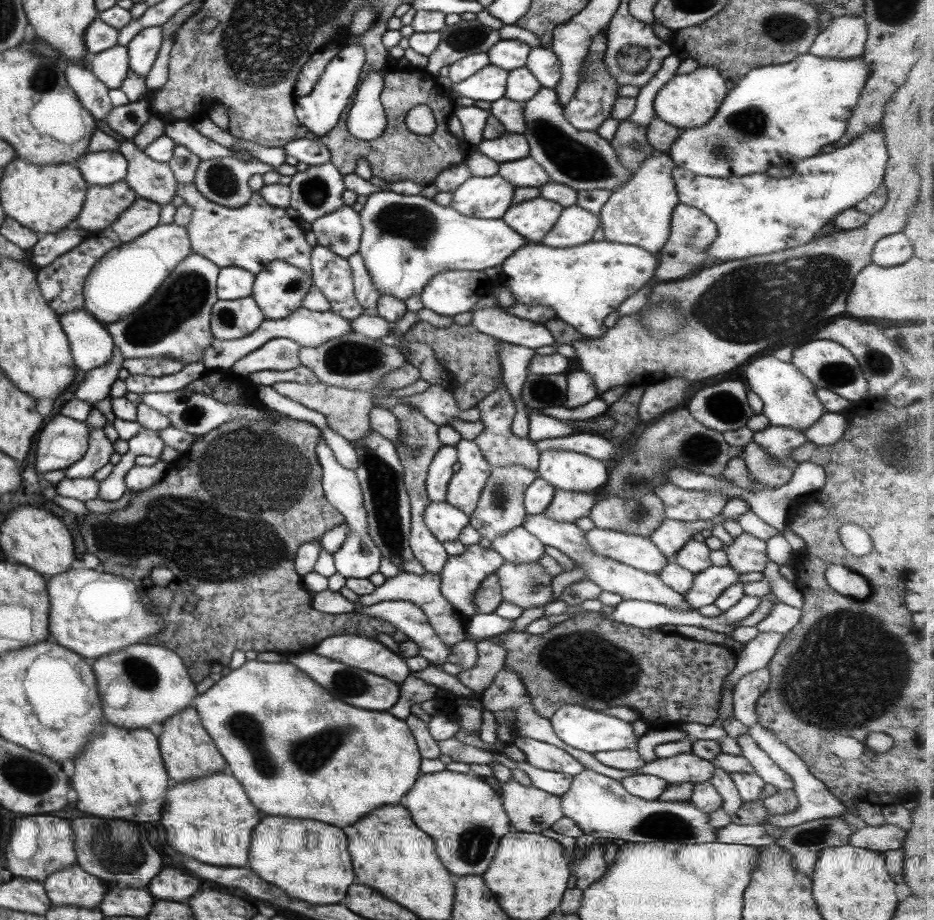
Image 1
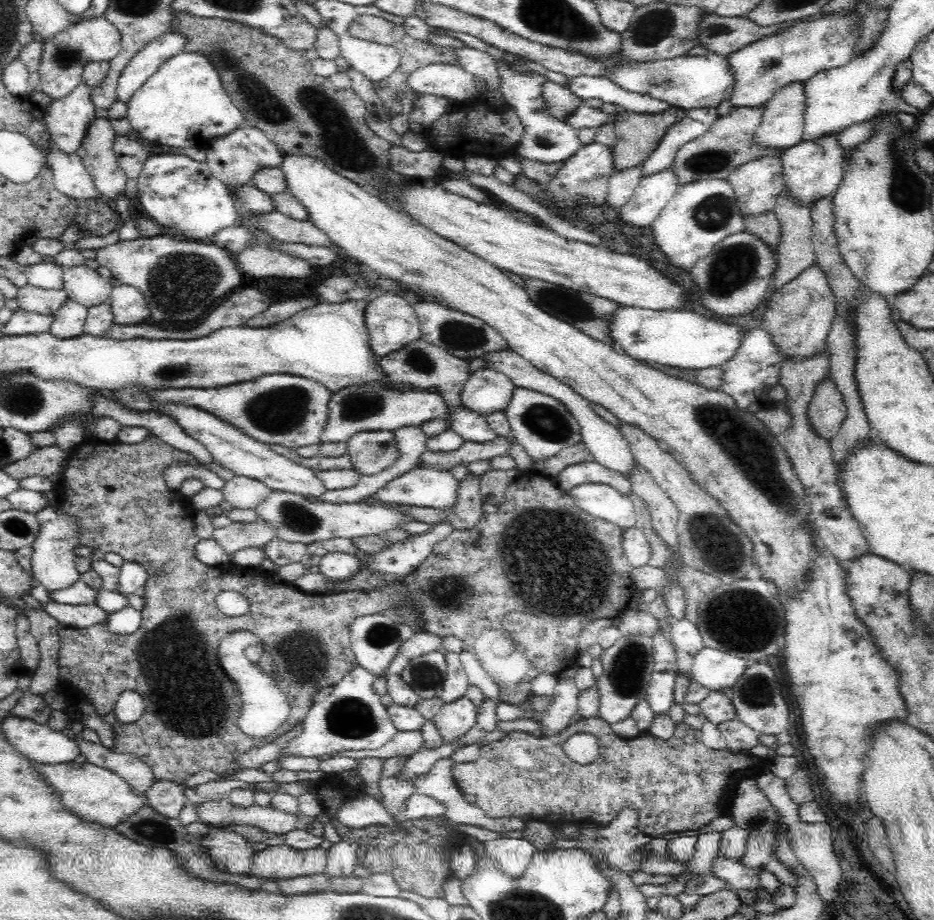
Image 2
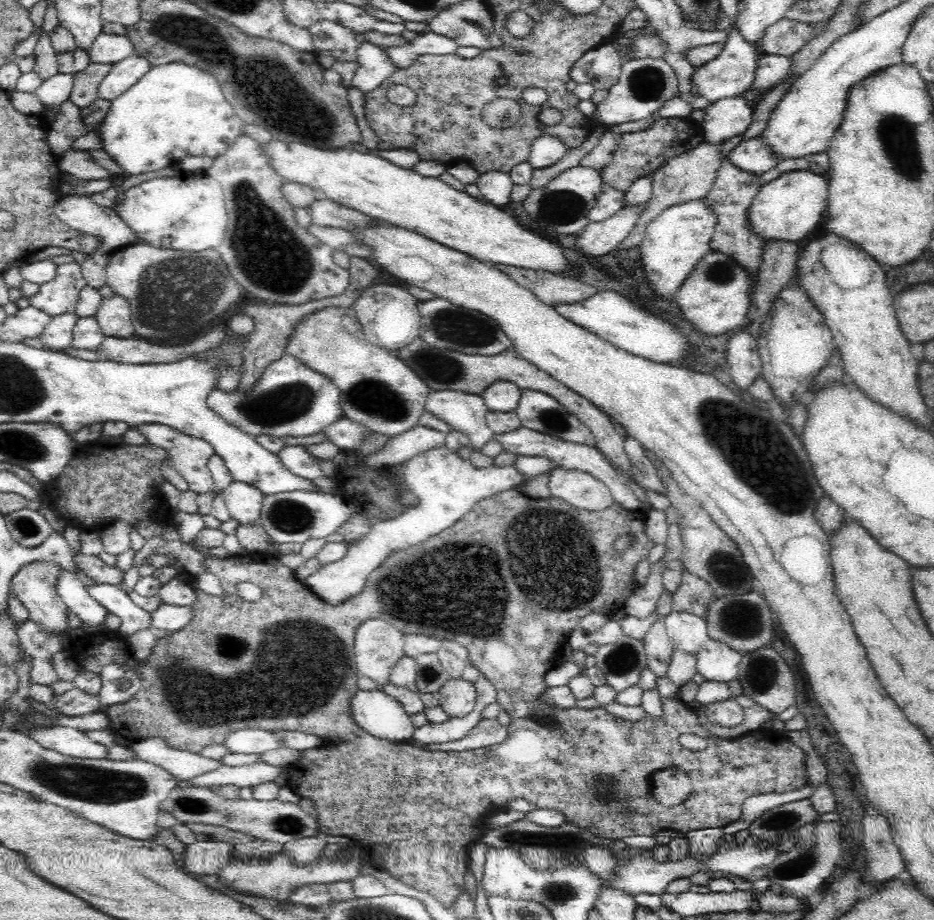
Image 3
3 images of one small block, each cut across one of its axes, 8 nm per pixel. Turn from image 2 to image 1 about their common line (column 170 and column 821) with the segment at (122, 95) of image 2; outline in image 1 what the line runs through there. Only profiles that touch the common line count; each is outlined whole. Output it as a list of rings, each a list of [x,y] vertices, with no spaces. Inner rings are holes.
[[[862,15],[832,18],[814,38],[807,53],[819,58],[853,58],[863,54],[867,27]]]

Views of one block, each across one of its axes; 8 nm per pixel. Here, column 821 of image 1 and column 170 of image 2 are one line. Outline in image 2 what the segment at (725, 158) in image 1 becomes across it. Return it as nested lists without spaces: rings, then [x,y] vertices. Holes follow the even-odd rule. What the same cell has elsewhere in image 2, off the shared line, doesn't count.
[[[202,51],[178,52],[166,60],[127,103],[130,128],[146,141],[144,147],[151,155],[156,155],[156,146],[150,144],[196,147],[245,124],[244,115],[223,87],[220,71]]]

